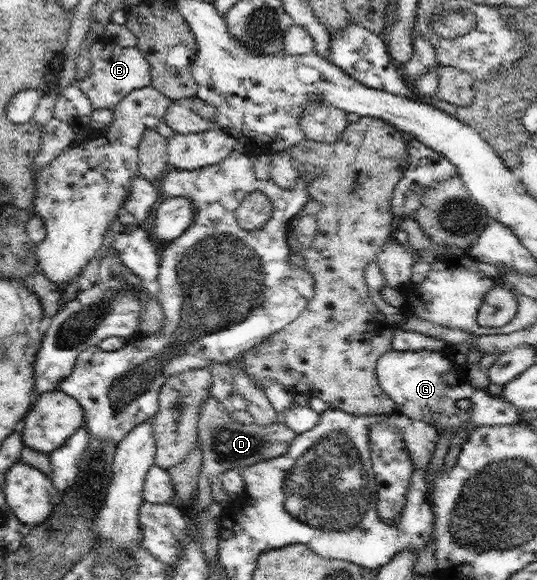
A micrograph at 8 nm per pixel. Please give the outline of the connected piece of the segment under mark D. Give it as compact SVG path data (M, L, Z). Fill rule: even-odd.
M209 394L205 403L201 405L201 413L197 419L196 444L201 446L201 454L203 454L203 467L201 467L201 477L199 477L196 494L198 514L214 501L211 478L221 476L227 470L240 470L264 460L281 457L287 452L289 445L297 435L287 424L283 423L283 419L271 422L267 426L257 426L254 422L251 424L237 422L231 416L229 404L223 403Z

